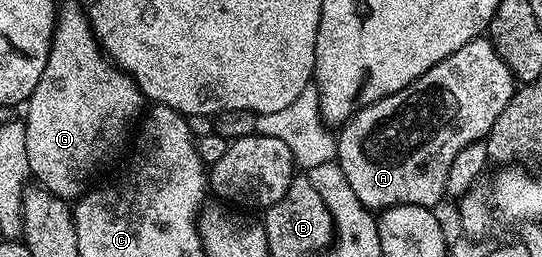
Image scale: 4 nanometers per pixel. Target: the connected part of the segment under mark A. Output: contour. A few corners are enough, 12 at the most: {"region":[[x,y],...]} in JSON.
{"region":[[482,35],[336,134],[363,208],[437,207],[515,78]]}

